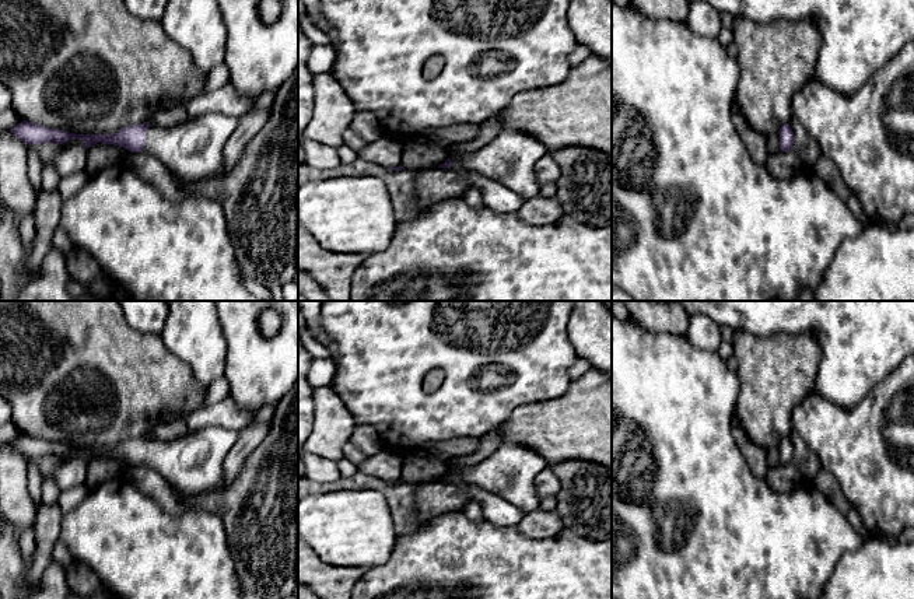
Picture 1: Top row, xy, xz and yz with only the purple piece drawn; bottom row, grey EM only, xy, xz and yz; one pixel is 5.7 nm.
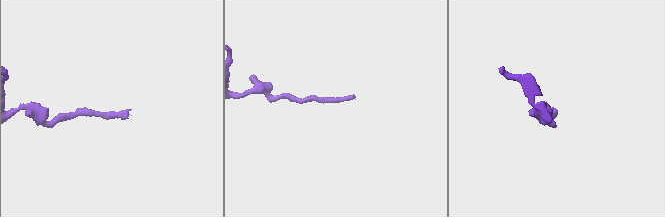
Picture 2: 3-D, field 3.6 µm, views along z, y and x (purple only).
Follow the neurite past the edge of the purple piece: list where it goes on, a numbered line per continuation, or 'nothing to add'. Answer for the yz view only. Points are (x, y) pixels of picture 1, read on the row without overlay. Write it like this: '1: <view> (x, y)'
nothing to add

